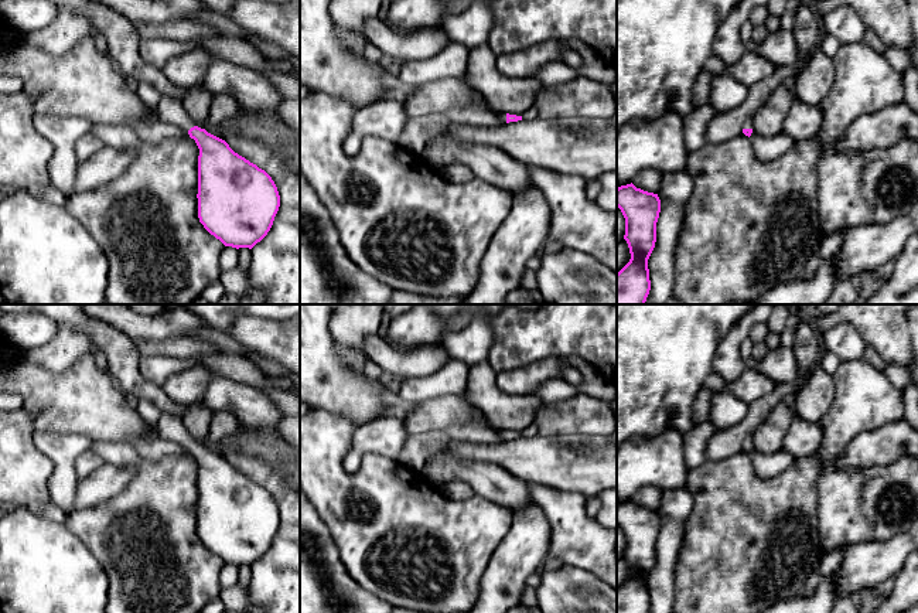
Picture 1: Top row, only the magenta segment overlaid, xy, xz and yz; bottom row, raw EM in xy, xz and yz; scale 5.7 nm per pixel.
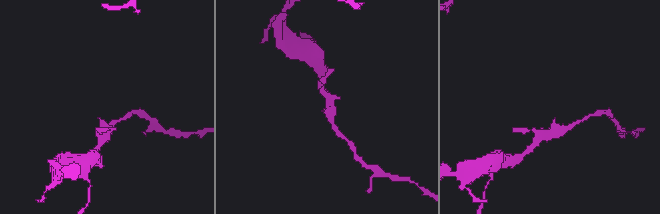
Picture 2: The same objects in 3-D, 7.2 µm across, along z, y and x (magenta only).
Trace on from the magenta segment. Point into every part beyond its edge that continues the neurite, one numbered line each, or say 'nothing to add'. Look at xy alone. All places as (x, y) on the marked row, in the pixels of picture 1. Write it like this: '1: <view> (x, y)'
1: xy (170, 109)

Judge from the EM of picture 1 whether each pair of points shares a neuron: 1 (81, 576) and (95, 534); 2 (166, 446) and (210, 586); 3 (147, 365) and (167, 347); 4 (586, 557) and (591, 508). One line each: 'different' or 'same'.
1: different
2: different
3: different
4: different

